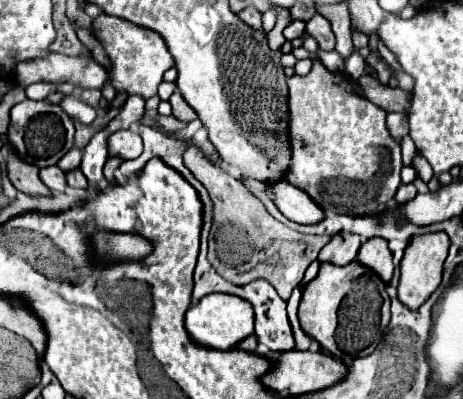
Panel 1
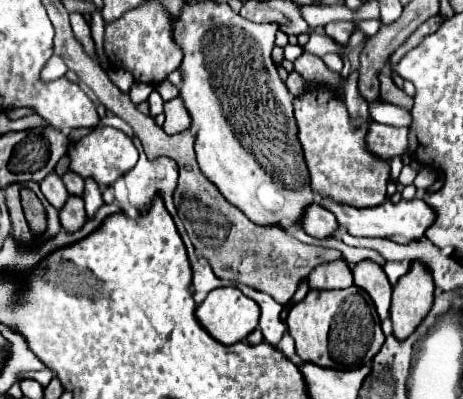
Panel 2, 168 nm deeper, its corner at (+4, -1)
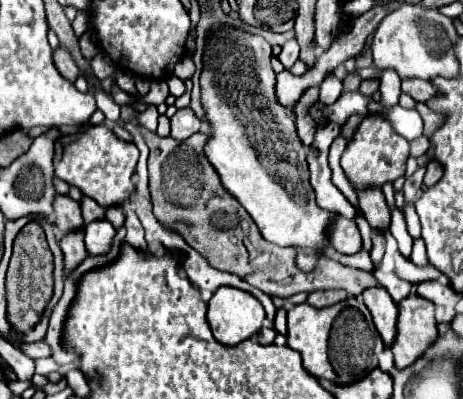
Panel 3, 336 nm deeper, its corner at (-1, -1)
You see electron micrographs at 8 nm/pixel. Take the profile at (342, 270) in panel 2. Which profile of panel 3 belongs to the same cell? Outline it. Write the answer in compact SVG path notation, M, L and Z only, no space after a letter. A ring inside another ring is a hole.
M318 290L308 296L308 304L314 308L328 308L346 298L348 298L348 294L344 290Z

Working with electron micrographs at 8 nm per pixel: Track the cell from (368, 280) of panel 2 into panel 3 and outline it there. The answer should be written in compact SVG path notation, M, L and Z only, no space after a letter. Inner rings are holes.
M380 286L380 288L368 288L364 294L364 304L368 306L374 326L378 334L384 340L384 346L392 346L396 338L396 318L398 318L398 308L390 300L390 294Z

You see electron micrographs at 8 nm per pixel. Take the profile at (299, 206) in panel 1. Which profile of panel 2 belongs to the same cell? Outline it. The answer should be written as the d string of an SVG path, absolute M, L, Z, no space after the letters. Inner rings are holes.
M313 202L313 206L309 206L309 210L305 210L305 218L301 218L299 226L313 238L325 238L335 232L337 220L335 220L335 214L329 214L329 210L325 210L321 204Z

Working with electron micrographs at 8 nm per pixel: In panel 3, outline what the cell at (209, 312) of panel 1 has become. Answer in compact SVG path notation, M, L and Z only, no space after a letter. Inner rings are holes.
M224 286L208 302L208 324L220 344L234 346L262 328L264 310L252 294Z

